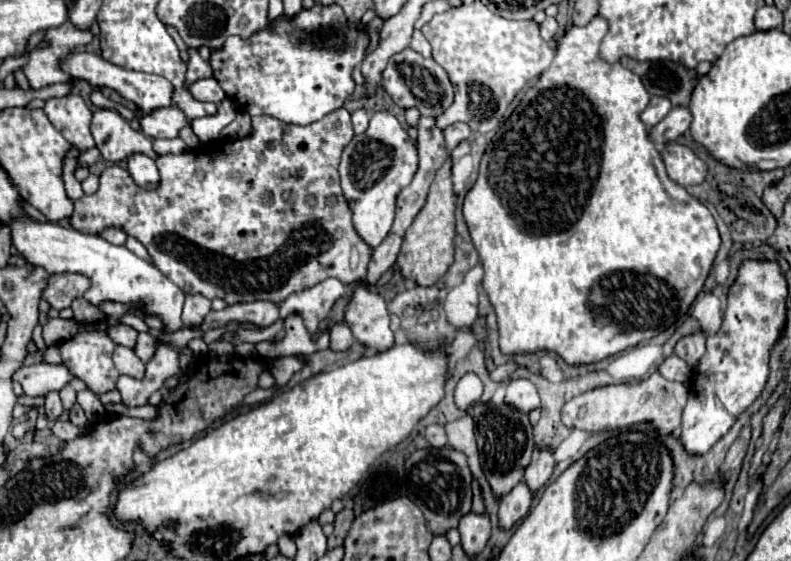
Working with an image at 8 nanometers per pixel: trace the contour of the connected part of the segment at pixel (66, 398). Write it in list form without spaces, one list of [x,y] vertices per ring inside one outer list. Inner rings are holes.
[[[72,378],[62,390],[60,390],[60,398],[62,398],[62,404],[64,404],[64,408],[66,410],[70,410],[72,406],[74,406],[74,402],[76,402],[76,394],[80,392],[80,390],[86,390],[86,384],[80,380],[79,378]]]

